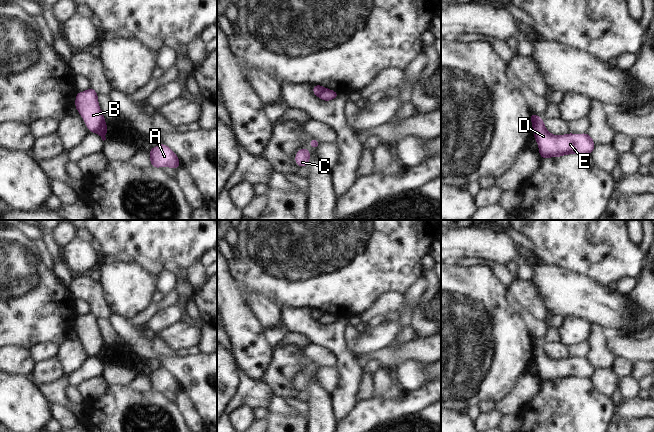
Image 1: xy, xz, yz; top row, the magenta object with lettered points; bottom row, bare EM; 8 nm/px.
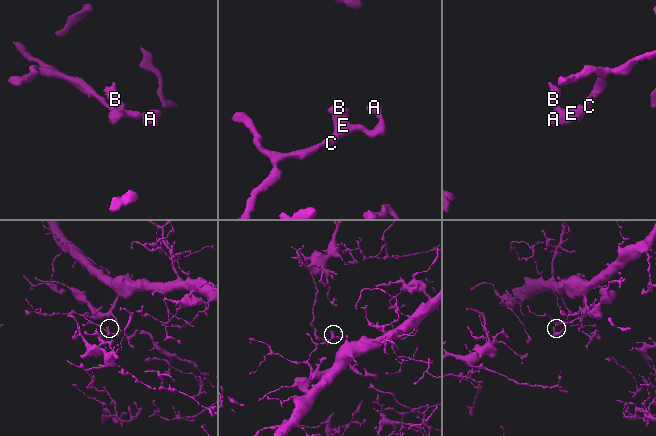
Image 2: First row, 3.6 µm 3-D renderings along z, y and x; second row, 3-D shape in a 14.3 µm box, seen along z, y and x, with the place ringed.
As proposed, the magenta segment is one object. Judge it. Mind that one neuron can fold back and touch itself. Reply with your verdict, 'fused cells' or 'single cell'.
fused cells

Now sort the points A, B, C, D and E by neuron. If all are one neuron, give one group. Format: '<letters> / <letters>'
A C D E / B

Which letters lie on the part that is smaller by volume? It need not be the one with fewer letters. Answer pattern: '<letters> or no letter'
B

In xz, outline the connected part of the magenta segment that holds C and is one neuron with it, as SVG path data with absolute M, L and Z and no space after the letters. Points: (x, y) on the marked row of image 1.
M302 148L297 151L295 156L295 162L300 167L306 167L308 165L310 156L310 152L307 149Z

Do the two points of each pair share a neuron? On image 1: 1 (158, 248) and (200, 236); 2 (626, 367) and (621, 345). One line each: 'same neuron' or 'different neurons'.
1: same neuron
2: different neurons

